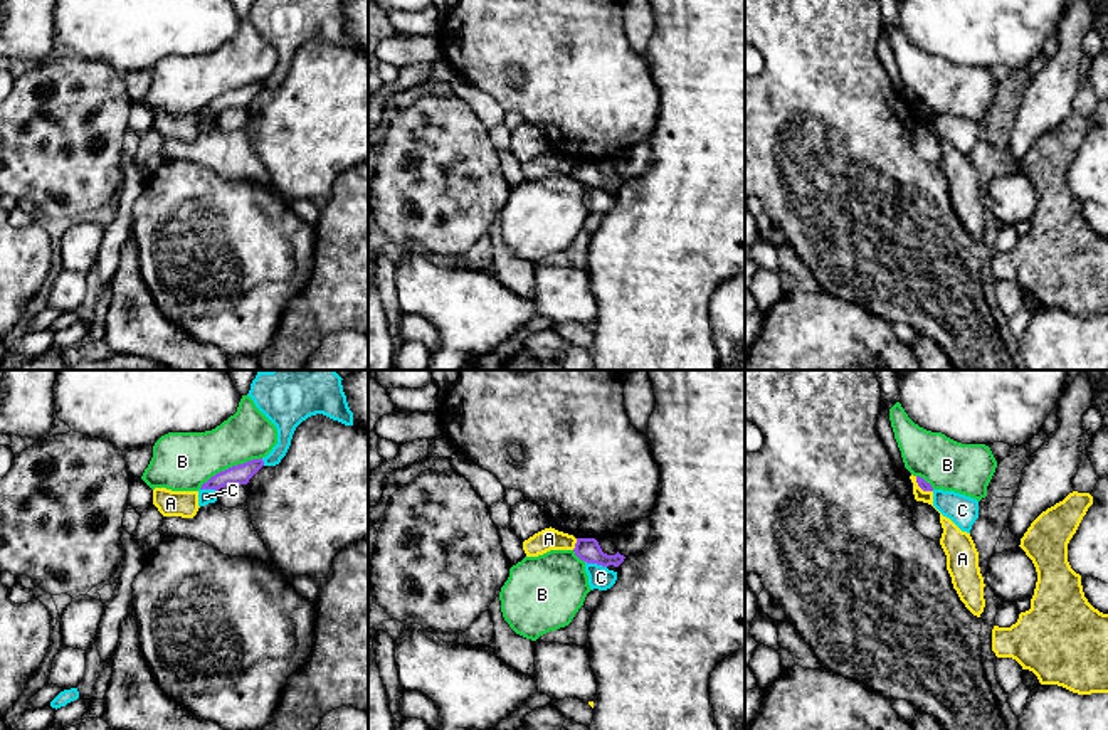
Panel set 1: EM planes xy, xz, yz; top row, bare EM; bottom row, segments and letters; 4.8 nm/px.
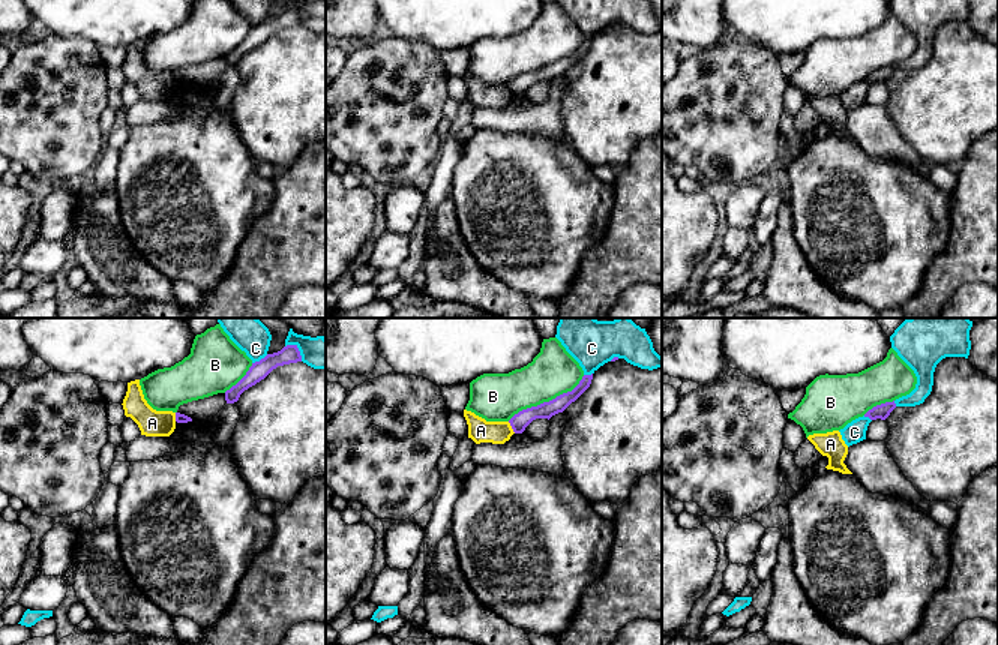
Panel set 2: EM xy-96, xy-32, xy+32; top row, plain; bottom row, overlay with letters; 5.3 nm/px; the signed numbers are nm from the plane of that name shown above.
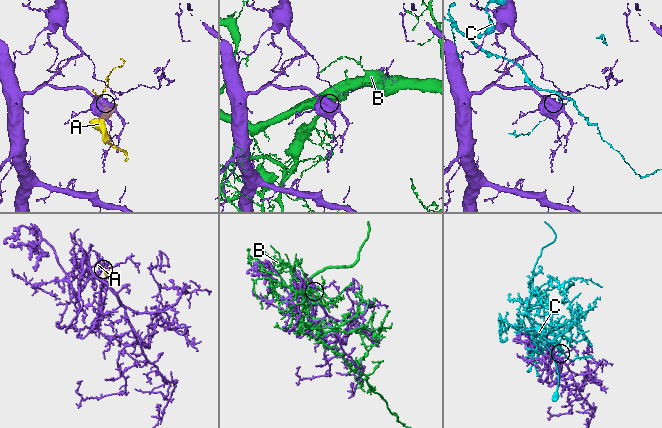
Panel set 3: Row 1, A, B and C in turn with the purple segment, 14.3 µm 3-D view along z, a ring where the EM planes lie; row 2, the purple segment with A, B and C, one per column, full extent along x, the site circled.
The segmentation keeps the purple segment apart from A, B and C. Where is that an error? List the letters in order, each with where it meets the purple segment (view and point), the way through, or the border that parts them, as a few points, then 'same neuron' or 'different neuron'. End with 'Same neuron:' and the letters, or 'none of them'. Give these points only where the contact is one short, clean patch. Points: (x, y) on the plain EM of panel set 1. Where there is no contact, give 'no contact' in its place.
A: xz (575, 167) | along xz (577, 162), (572, 172) | different neuron
B: xy (229, 91) | different neuron
C: xz (596, 185) | different neuron
Same neuron: none of them

